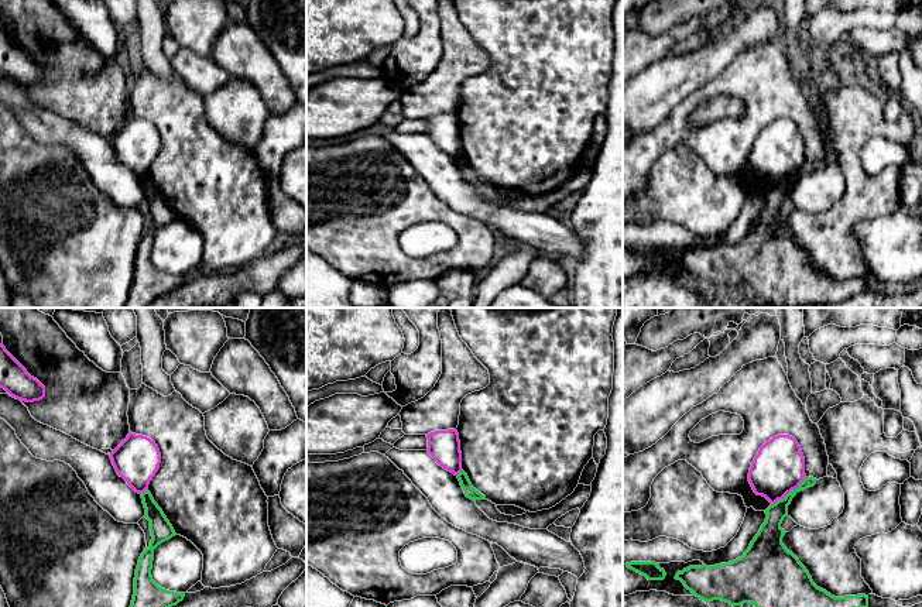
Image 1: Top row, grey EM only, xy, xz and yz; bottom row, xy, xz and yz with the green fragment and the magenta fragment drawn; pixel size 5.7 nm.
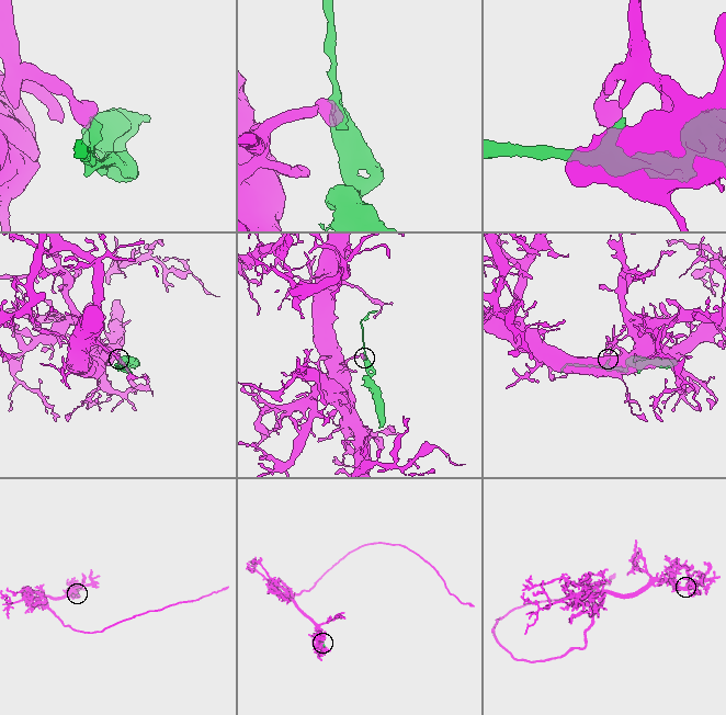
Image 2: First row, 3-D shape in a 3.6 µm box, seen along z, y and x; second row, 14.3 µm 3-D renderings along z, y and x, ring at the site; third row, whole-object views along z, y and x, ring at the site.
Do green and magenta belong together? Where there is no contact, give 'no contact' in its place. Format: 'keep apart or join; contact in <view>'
keep apart; contact in yz

